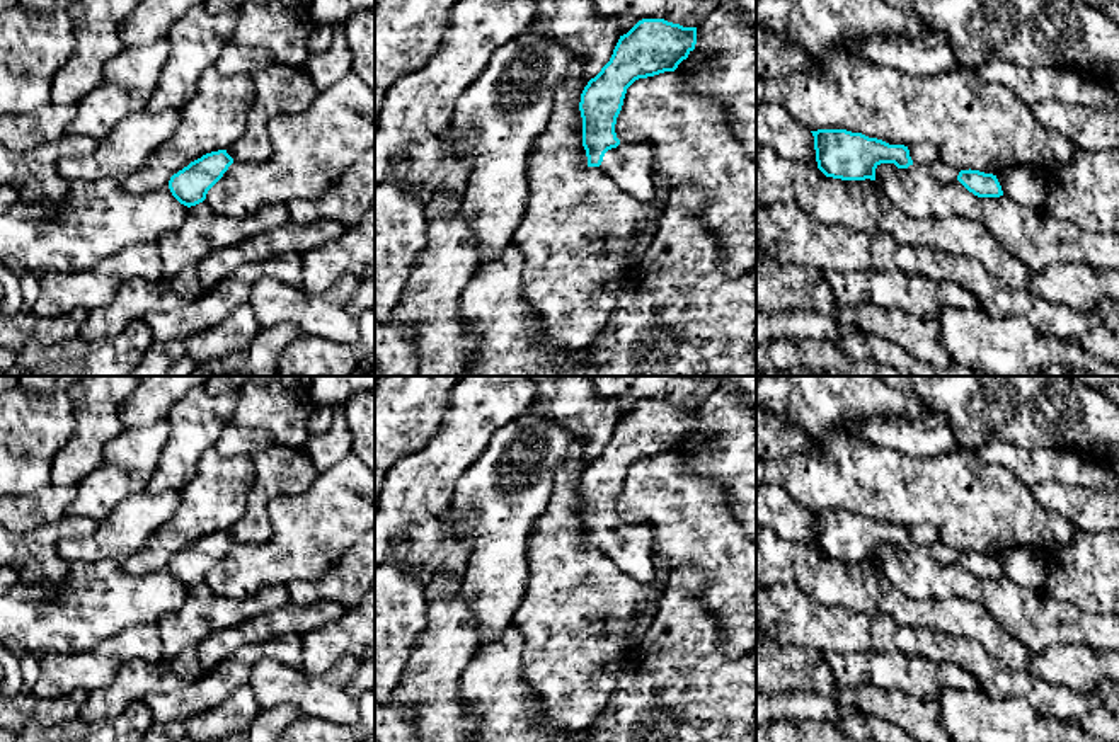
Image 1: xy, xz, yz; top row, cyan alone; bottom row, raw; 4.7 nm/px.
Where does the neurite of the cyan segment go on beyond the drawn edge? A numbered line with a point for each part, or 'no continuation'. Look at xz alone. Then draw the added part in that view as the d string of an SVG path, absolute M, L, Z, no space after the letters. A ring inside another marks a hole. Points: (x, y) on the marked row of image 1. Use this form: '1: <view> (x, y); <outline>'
1: xz (631, 164); M620 143L605 153L600 168L634 199L649 203L656 197L652 146L644 143Z

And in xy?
1: xy (281, 91); M273 66L252 75L255 99L242 136L227 148L233 162L264 162L273 155L267 123L276 116L300 114L317 99L318 88L303 66Z

